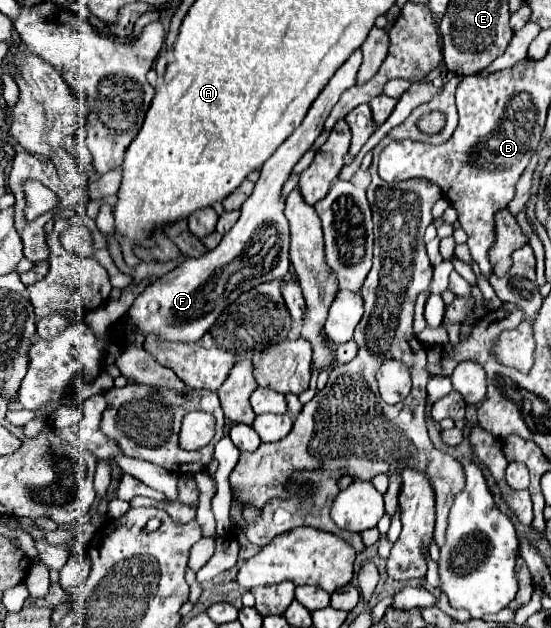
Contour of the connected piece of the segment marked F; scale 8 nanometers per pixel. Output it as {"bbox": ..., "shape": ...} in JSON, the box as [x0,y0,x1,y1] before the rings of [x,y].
{"bbox":[130,49,362,341],"shape":[[[356,49],[348,61],[334,73],[324,91],[312,103],[308,115],[298,129],[276,149],[276,153],[262,167],[262,175],[254,185],[252,195],[242,205],[238,223],[222,237],[220,245],[202,257],[190,257],[174,271],[152,283],[142,295],[136,297],[130,307],[130,331],[140,329],[144,335],[156,333],[168,341],[198,341],[216,317],[226,309],[240,293],[254,285],[282,279],[290,267],[290,229],[284,215],[282,187],[292,173],[292,167],[312,147],[316,137],[324,129],[324,121],[340,95],[356,81],[358,67],[362,63],[362,51]]]}

